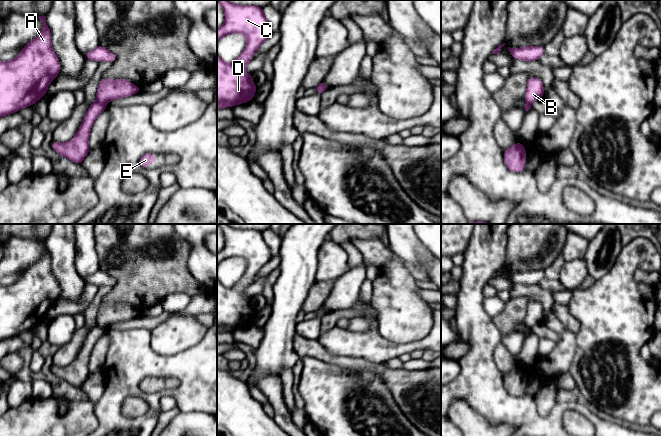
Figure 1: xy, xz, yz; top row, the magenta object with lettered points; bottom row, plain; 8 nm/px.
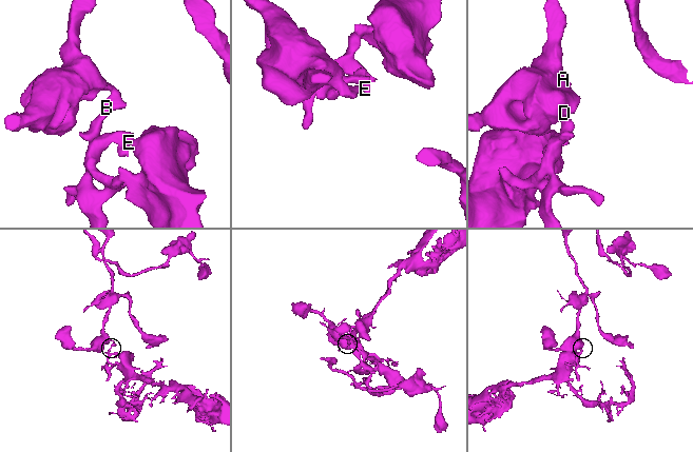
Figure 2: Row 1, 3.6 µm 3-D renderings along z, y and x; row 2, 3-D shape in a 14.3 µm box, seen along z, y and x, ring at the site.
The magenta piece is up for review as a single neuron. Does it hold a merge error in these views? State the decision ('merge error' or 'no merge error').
merge error

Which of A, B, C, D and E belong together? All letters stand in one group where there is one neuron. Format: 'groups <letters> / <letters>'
groups A B C D / E

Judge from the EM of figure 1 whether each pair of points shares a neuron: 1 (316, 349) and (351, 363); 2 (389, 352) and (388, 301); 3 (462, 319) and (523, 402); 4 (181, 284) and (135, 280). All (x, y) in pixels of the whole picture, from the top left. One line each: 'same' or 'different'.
1: same
2: different
3: same
4: same

